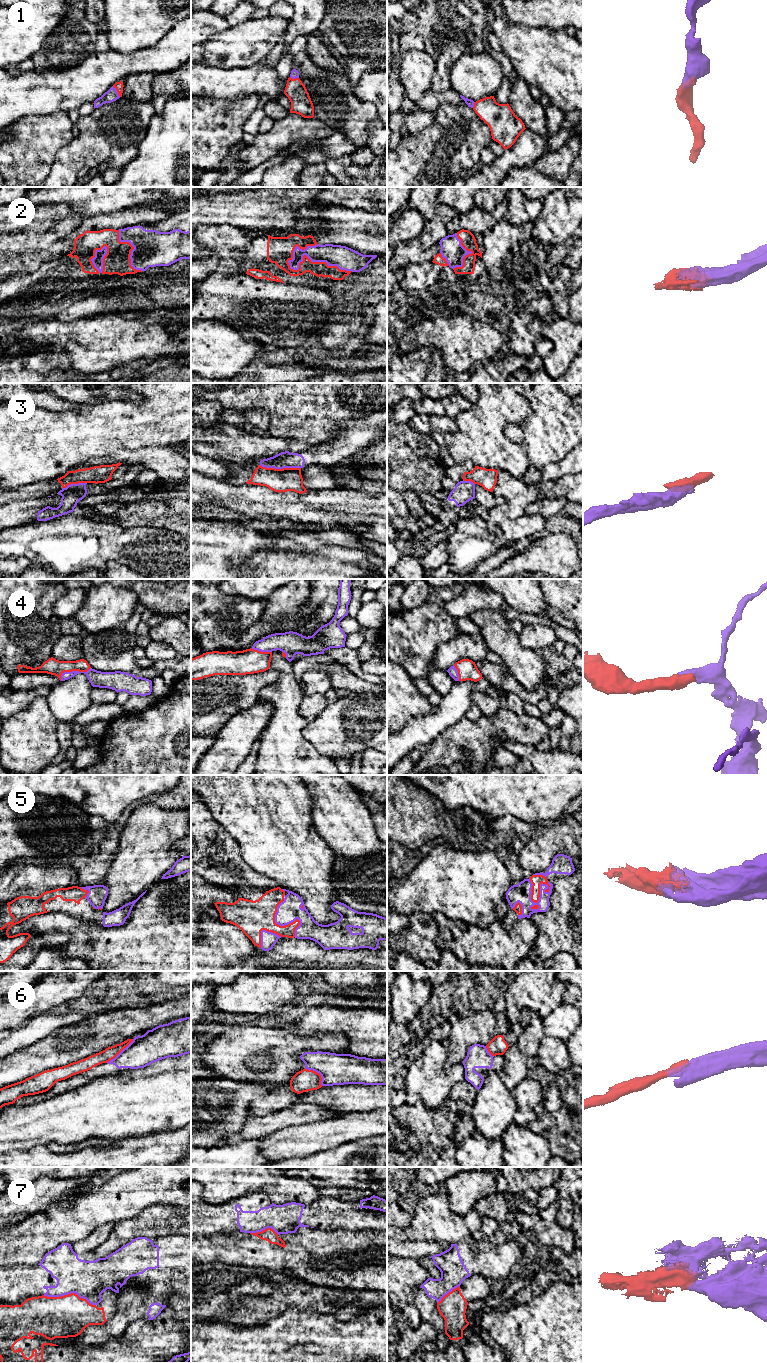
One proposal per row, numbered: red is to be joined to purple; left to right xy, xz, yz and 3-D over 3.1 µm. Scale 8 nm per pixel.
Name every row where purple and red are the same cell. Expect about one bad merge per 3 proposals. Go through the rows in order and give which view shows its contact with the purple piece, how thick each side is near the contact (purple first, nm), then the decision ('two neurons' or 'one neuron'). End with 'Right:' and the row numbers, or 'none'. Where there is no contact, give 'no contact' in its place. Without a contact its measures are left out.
1: meets purple in xy; 100 nm thick on the purple side, 70 nm on the other; one neuron
2: meets purple in xz; 180 nm thick on the purple side, 130 nm on the other; one neuron
3: meets purple in xz; 130 nm thick on the purple side, 190 nm on the other; two neurons
4: meets purple in xy; 130 nm thick on the purple side, 130 nm on the other; one neuron
5: meets purple in yz; 150 nm thick on the purple side, 90 nm on the other; one neuron
6: meets purple in xy; 240 nm thick on the purple side, 100 nm on the other; two neurons
7: meets purple in xy; 300 nm thick on the purple side, 340 nm on the other; two neurons
Right: 1, 2, 4, 5

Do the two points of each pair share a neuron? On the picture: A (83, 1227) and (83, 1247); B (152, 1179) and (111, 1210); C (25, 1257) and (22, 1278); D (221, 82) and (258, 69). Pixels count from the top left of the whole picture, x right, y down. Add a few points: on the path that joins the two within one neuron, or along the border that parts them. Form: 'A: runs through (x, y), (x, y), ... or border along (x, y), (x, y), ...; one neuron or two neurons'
A: border along (103, 1225), (97, 1226), (84, 1238), (71, 1244); two neurons
B: runs through (142, 1187), (131, 1191), (121, 1200); one neuron
C: border along (45, 1253), (44, 1257), (36, 1264), (10, 1266); two neurons
D: runs through (230, 82), (246, 81), (249, 78); one neuron

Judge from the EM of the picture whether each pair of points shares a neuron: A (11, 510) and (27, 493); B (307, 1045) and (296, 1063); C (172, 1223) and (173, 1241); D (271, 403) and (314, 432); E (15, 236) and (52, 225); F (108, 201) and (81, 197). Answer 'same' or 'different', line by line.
A: different
B: same
C: different
D: same
E: same
F: same

